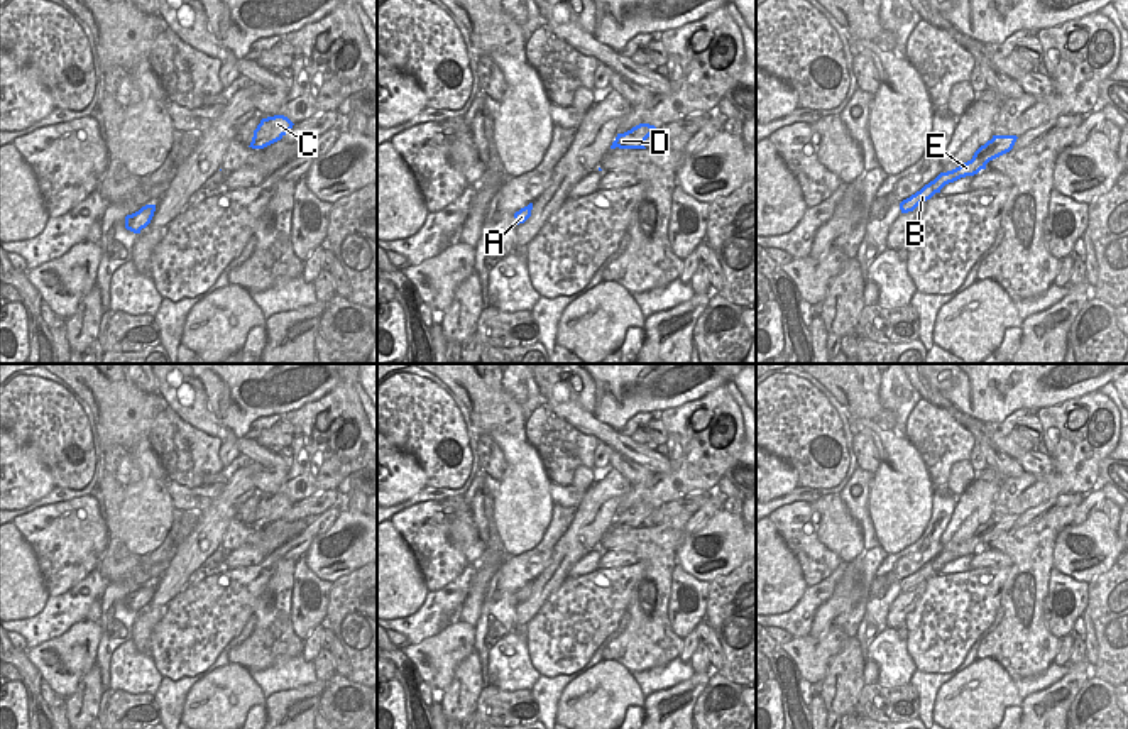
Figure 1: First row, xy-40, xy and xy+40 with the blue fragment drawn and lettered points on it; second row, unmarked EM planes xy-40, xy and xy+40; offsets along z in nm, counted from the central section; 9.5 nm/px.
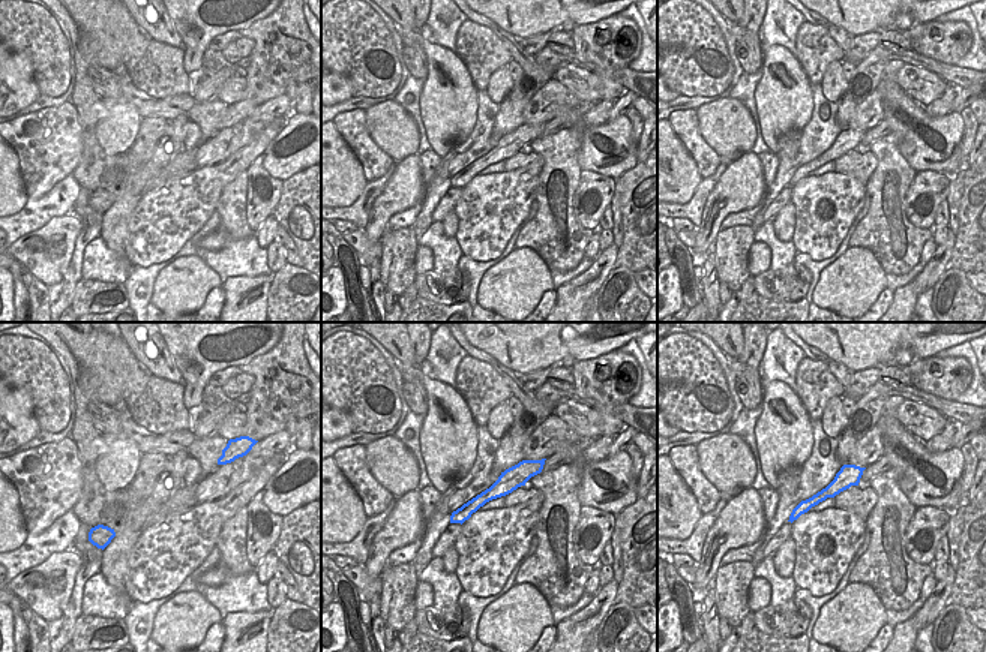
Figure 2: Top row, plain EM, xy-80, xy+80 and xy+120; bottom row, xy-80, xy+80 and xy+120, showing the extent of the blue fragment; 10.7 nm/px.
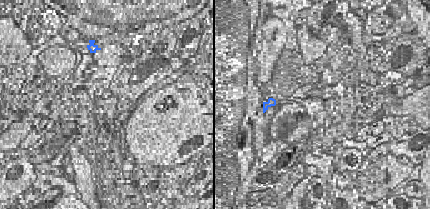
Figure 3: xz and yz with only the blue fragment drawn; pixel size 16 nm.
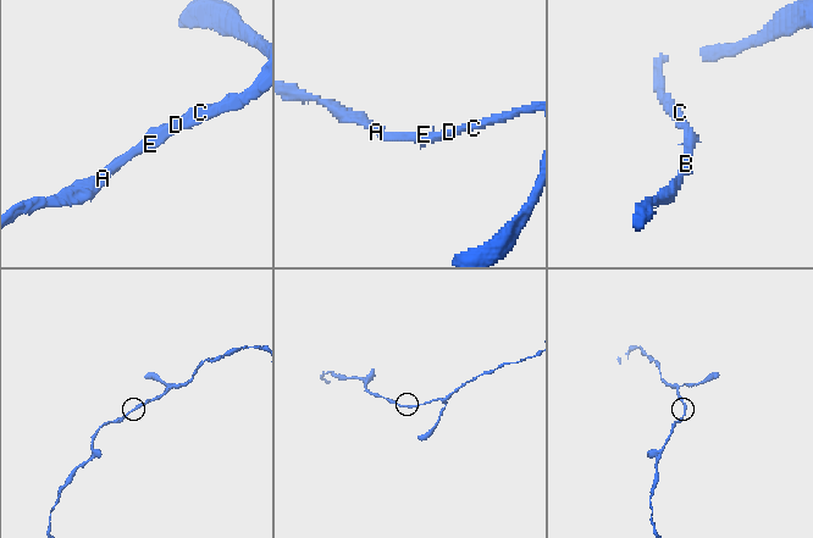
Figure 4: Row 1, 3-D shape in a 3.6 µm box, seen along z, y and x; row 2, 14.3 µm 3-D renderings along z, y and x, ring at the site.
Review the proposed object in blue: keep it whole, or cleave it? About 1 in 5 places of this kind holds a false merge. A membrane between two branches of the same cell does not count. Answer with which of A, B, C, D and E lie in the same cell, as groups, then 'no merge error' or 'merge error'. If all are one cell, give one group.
groups A B C D E; no merge error

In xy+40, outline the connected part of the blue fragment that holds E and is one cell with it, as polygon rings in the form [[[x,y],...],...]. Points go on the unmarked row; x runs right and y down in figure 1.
[[[993,514],[991,519],[988,519],[984,524],[981,524],[971,540],[961,543],[959,546],[940,551],[934,560],[925,563],[920,570],[912,573],[910,577],[903,578],[900,582],[901,592],[913,590],[920,582],[930,578],[935,572],[940,572],[940,568],[966,555],[974,555],[981,548],[986,548],[986,543],[1006,531],[1010,531],[1016,521],[1016,514]]]

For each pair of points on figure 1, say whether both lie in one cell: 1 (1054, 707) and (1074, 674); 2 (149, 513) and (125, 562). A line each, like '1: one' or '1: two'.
1: one
2: two

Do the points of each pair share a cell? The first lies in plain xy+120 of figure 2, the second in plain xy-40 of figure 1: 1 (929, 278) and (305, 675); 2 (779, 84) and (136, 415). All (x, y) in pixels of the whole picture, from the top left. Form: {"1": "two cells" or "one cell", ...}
{"1": "two cells", "2": "two cells"}

